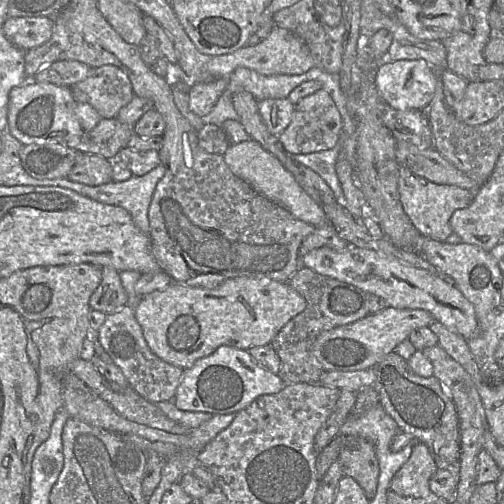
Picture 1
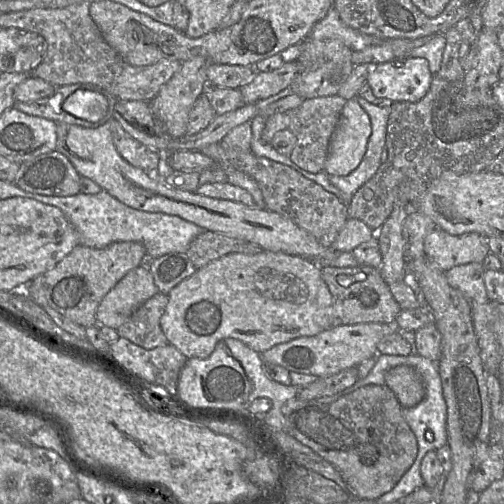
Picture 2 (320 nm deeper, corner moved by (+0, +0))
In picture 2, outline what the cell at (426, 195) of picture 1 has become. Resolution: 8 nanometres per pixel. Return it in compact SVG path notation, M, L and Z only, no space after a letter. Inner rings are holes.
M439 227L424 239L425 256L443 271L472 262L483 263L490 253L486 237L475 233L452 235Z

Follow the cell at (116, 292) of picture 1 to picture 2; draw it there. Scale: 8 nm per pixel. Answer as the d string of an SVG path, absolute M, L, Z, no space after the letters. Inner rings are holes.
M139 265L103 297L96 310L98 325L117 329L140 305L158 292L147 265Z

